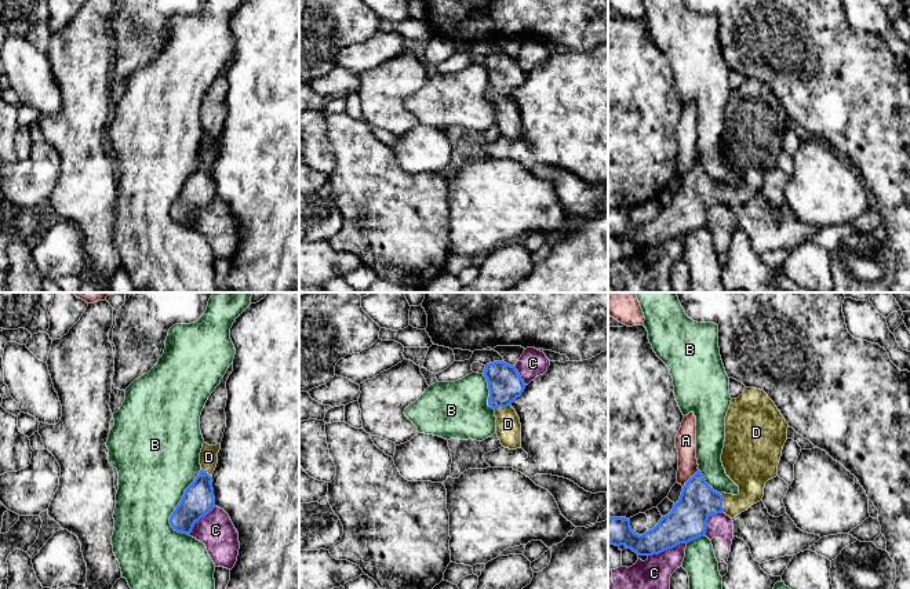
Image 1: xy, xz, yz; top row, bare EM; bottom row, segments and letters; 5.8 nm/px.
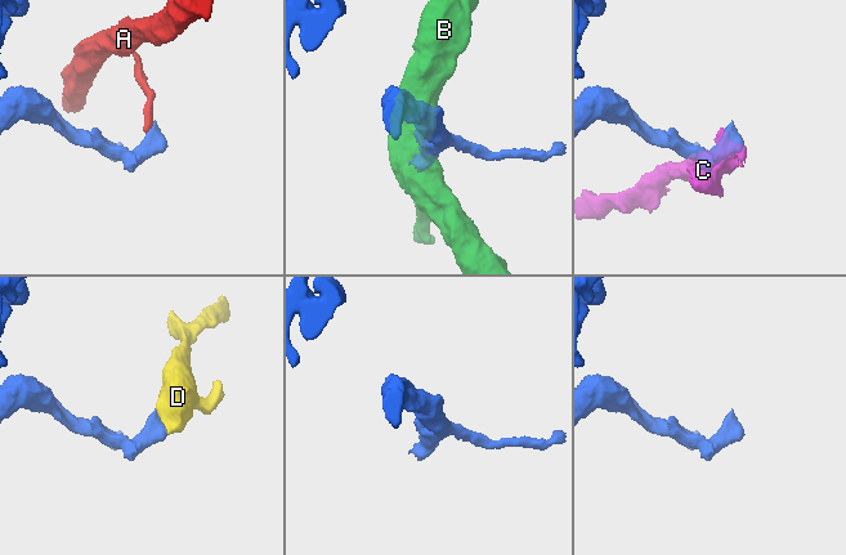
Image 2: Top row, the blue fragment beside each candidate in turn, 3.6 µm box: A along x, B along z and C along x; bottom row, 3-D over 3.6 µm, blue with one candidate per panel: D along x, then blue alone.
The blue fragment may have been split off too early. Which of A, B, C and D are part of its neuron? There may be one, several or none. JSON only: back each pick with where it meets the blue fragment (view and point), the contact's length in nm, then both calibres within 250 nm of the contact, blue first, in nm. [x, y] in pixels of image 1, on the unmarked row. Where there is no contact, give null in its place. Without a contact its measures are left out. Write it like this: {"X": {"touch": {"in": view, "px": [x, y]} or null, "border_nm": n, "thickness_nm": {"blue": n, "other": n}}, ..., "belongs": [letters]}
{"D": {"touch": {"in": "yz", "px": [721, 193]}, "border_nm": 110, "thickness_nm": {"blue": 220, "other": 240}}, "belongs": ["D"]}

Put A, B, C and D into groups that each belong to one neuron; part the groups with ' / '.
A / B / C / D

